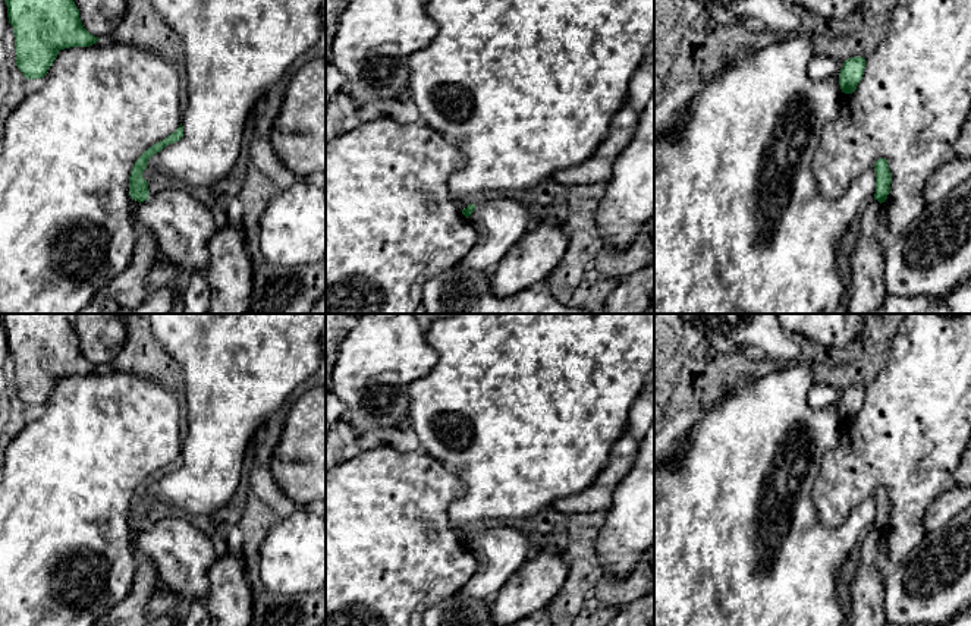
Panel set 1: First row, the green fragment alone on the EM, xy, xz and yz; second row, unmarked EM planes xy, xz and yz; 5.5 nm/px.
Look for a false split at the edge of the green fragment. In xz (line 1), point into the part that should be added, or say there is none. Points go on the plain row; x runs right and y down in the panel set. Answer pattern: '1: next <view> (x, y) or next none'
1: next none

